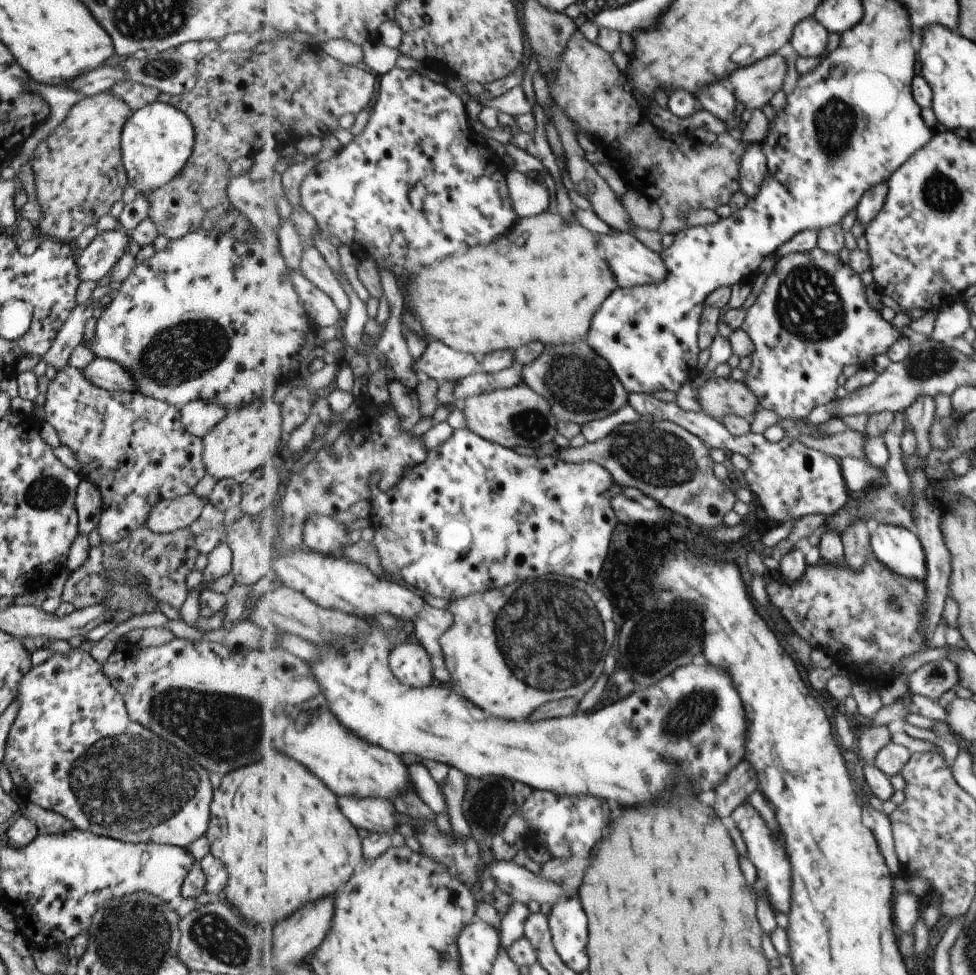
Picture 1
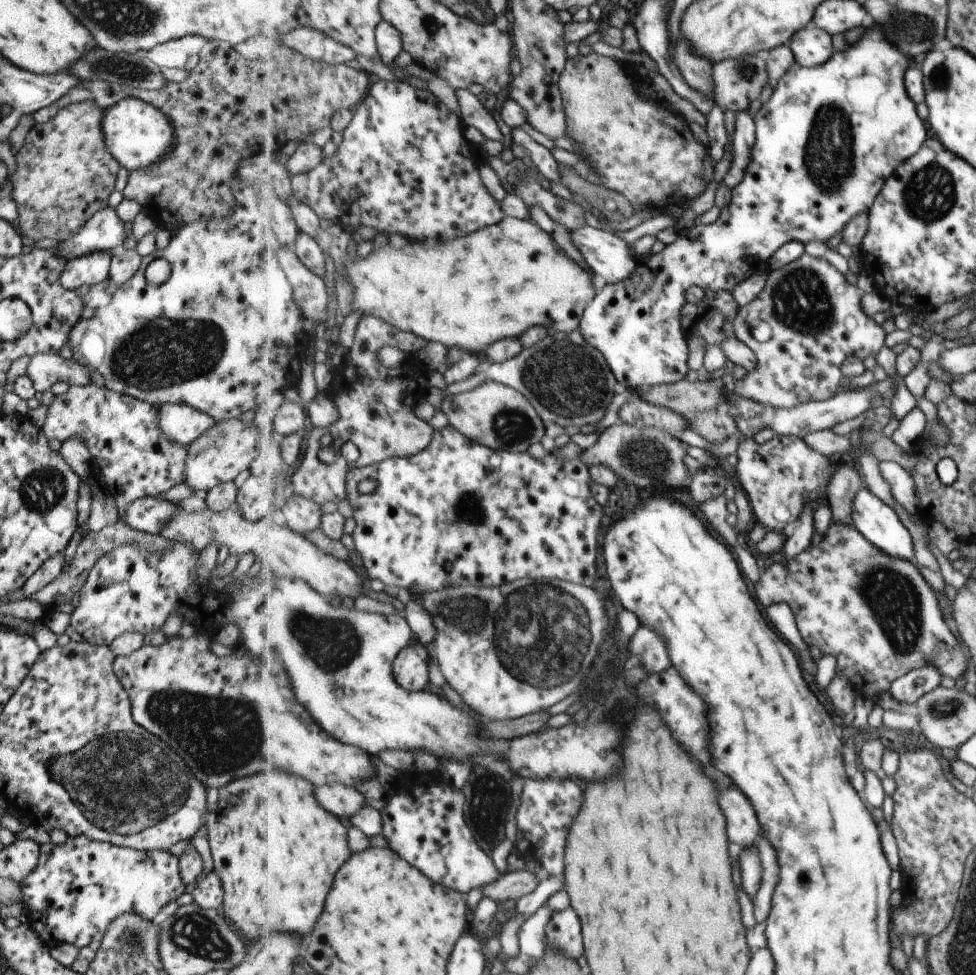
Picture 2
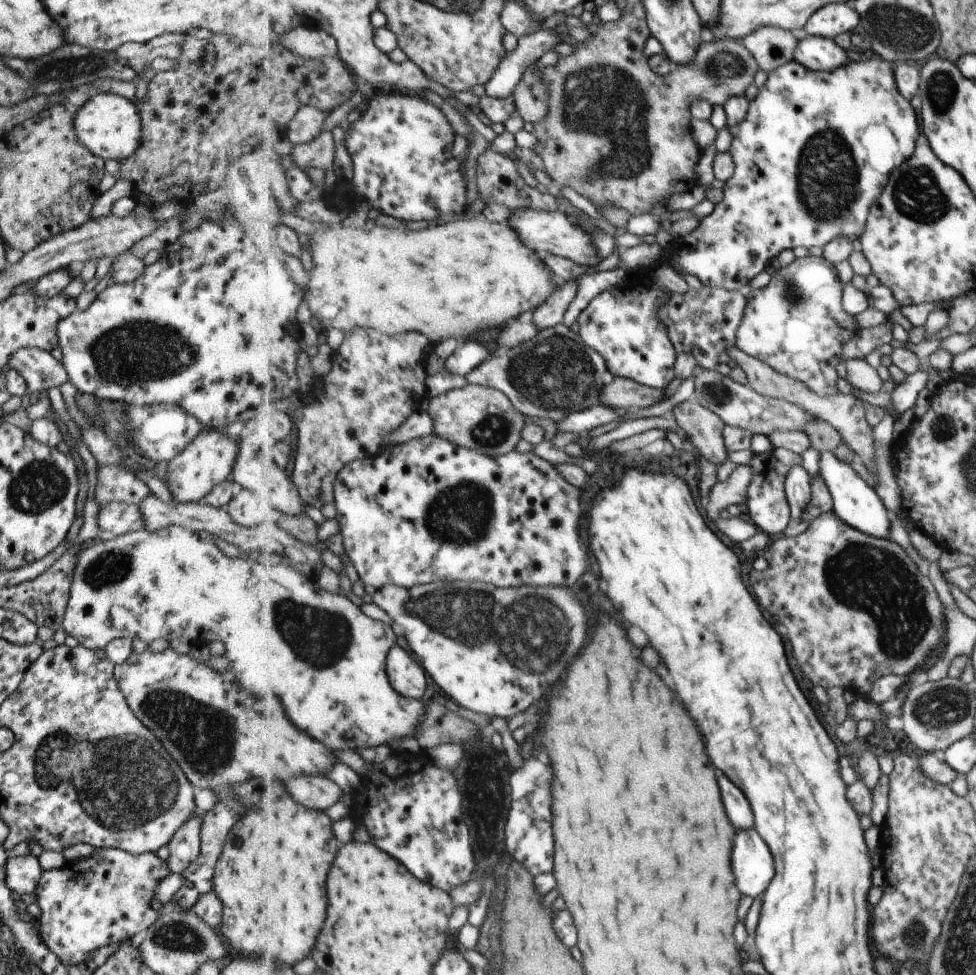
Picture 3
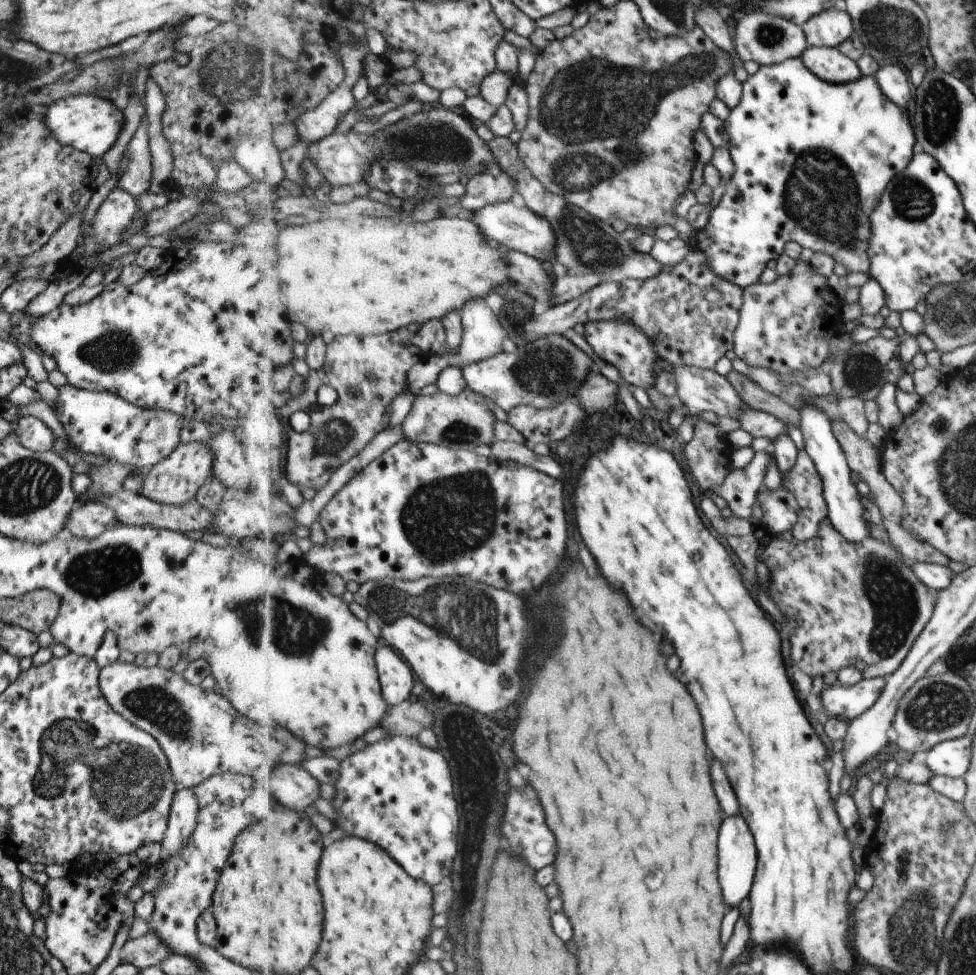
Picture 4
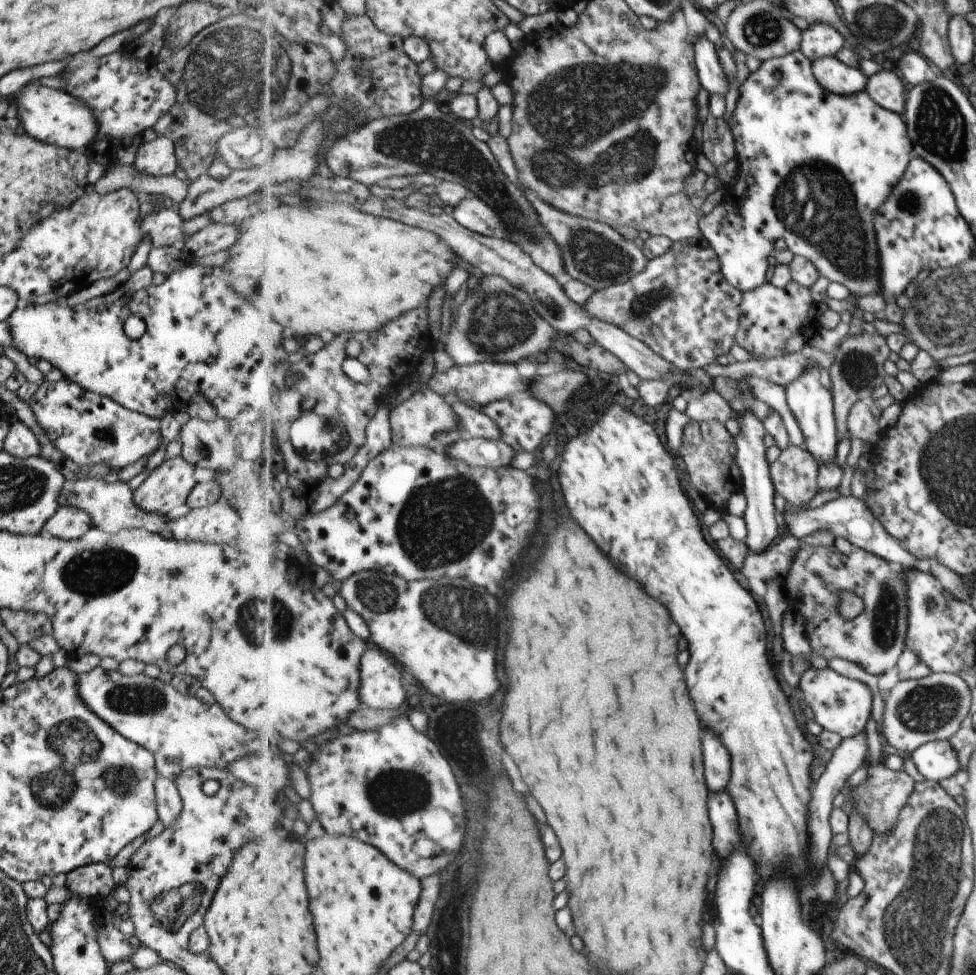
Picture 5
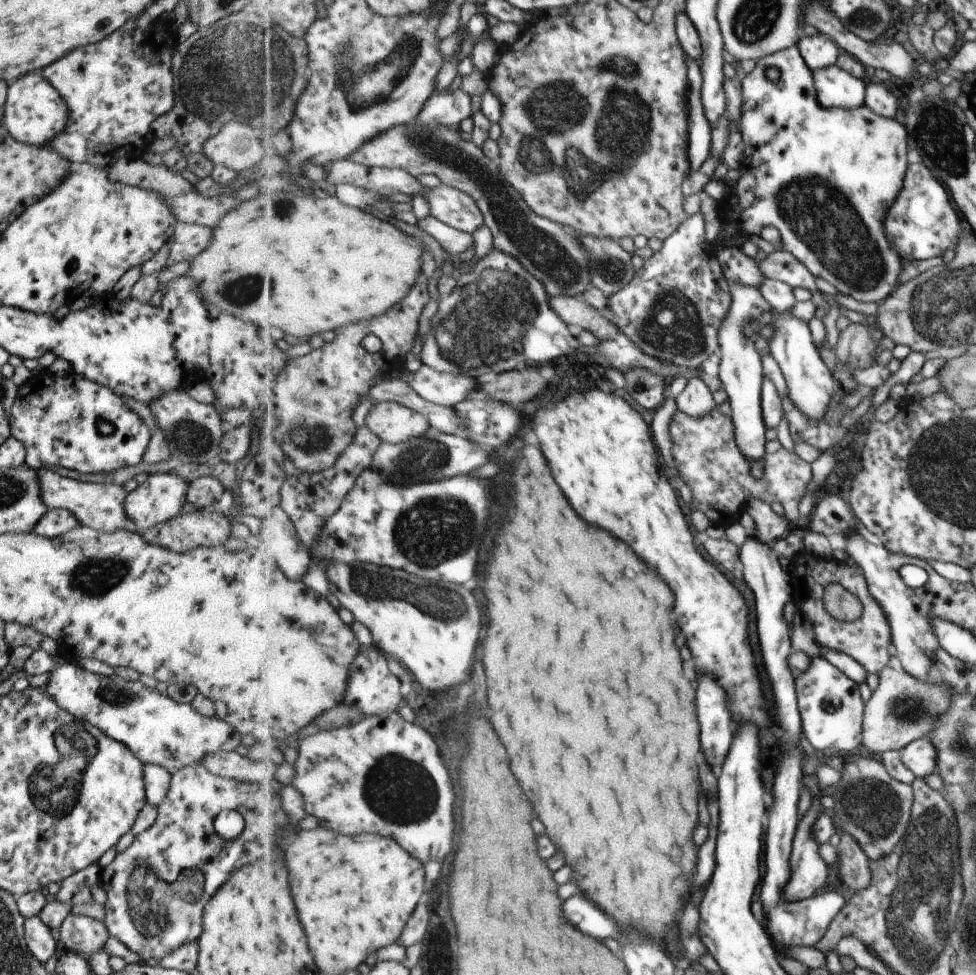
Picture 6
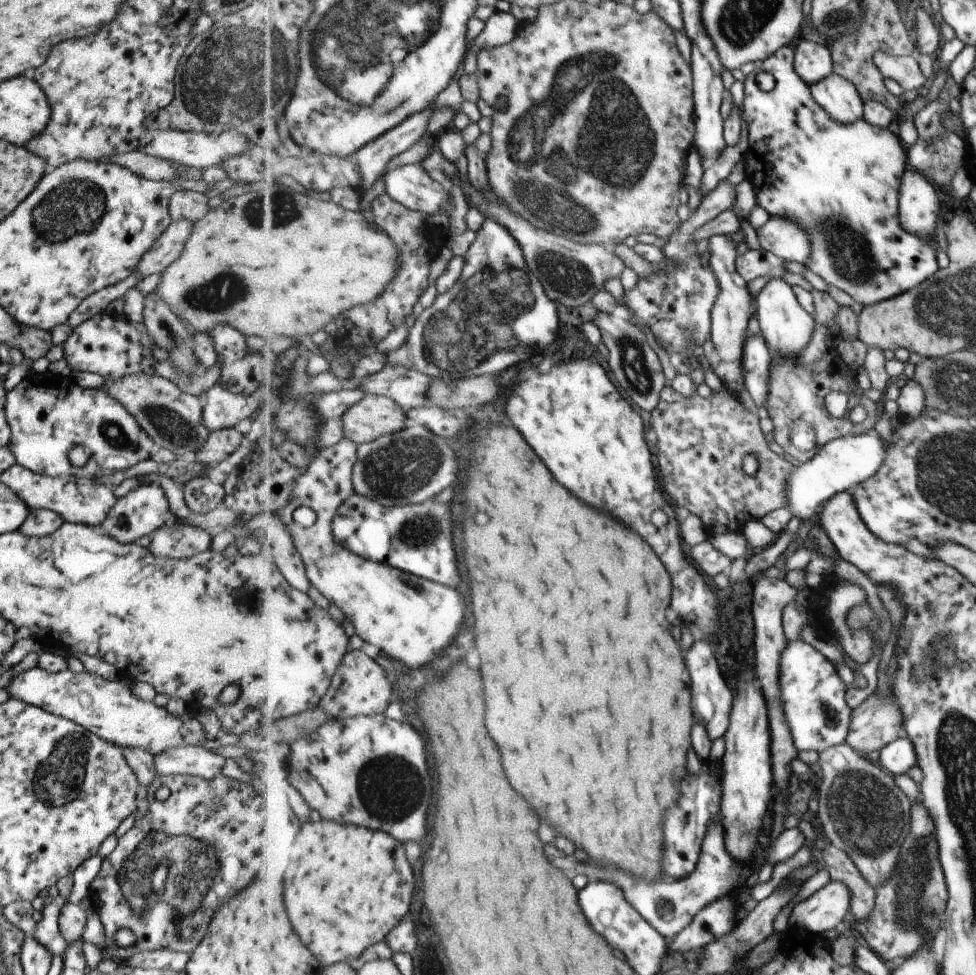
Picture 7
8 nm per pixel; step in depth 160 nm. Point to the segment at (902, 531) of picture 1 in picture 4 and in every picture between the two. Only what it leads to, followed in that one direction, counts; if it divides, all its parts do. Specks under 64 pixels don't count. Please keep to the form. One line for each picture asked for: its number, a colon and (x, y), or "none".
2: (879, 523)
3: (855, 502)
4: (846, 511)

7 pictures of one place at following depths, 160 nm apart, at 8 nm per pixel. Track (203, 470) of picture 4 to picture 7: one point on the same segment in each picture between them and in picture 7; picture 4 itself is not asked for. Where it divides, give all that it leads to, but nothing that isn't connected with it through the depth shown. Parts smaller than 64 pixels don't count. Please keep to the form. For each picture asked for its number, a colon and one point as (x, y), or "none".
5: (167, 486)
6: (160, 497)
7: (142, 510)

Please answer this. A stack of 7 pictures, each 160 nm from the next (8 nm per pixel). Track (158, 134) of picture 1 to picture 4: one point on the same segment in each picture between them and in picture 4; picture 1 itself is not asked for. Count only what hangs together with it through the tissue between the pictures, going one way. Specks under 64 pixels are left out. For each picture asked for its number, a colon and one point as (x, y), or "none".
2: (135, 134)
3: (107, 124)
4: (88, 124)

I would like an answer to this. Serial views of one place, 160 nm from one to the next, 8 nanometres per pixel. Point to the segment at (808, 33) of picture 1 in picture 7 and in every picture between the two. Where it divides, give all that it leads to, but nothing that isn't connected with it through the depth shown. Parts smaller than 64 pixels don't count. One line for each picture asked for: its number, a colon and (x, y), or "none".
2: (812, 47)
3: (819, 54)
4: (830, 64)
5: (838, 78)
6: (837, 87)
7: (840, 97)

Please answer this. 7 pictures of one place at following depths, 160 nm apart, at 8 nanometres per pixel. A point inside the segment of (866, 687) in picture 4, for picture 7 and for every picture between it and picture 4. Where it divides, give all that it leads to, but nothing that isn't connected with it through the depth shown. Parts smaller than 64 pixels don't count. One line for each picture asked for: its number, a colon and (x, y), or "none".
5: (842, 705)
6: (832, 709)
7: (815, 696)

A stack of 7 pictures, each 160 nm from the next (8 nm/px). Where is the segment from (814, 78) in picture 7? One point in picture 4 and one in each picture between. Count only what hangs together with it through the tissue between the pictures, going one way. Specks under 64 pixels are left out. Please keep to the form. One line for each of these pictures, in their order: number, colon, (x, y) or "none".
4: (832, 28)
5: (822, 40)
6: (819, 50)

